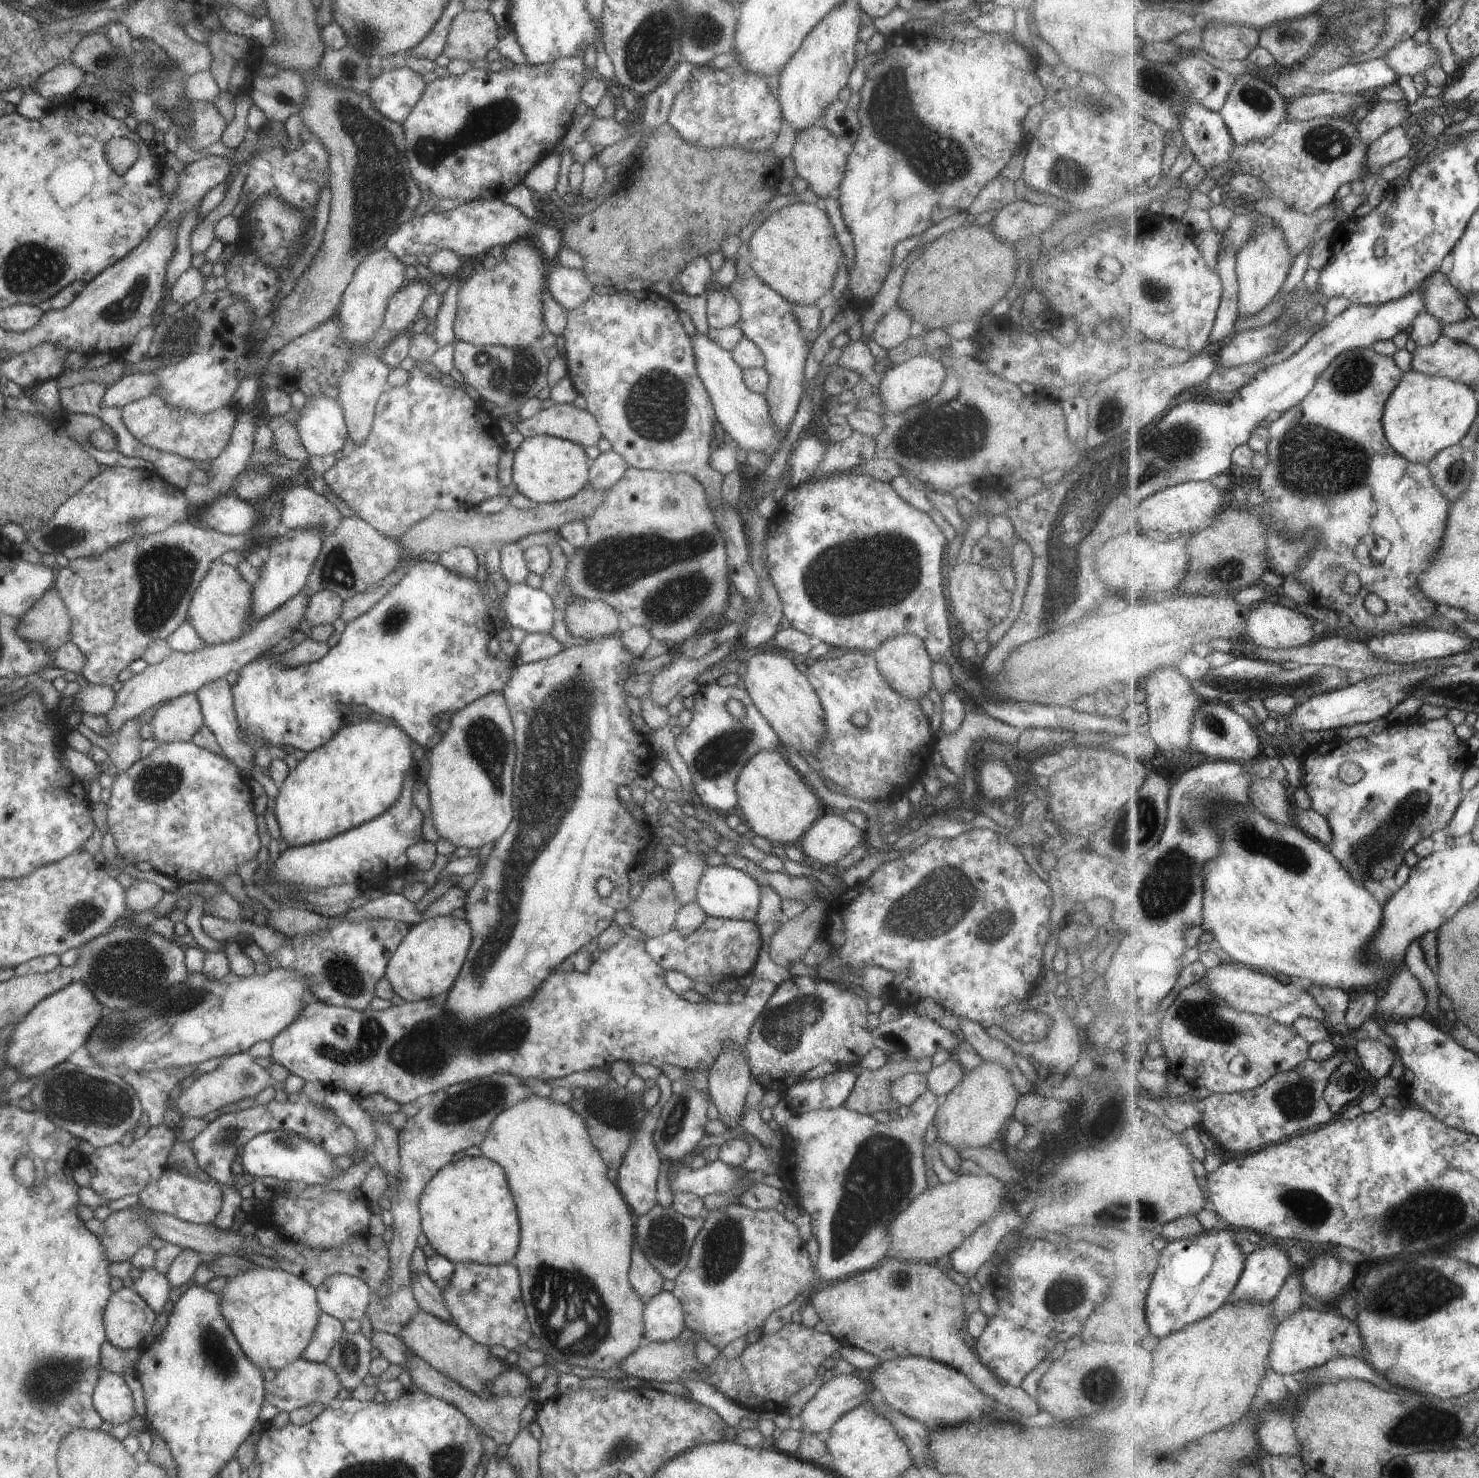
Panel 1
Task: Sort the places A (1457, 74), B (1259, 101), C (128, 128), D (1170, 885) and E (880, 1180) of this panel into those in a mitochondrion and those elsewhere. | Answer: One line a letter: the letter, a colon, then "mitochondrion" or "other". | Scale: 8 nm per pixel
A: other
B: mitochondrion
C: other
D: mitochondrion
E: mitochondrion

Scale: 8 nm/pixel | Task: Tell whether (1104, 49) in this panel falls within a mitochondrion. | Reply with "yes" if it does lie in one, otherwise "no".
no

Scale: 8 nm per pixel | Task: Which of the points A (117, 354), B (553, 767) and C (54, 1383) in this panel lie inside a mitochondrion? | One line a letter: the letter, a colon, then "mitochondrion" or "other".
A: other
B: mitochondrion
C: mitochondrion

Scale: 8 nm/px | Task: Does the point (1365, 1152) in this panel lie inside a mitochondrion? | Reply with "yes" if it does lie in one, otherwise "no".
no

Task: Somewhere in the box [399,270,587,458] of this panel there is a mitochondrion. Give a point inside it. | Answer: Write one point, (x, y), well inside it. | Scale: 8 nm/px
(511, 375)

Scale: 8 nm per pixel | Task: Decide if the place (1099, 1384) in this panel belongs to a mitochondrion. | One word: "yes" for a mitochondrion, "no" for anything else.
yes

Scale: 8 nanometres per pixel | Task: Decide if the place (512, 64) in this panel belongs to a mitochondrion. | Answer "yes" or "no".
no

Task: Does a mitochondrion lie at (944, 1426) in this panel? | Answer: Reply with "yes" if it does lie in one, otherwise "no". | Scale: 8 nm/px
no

